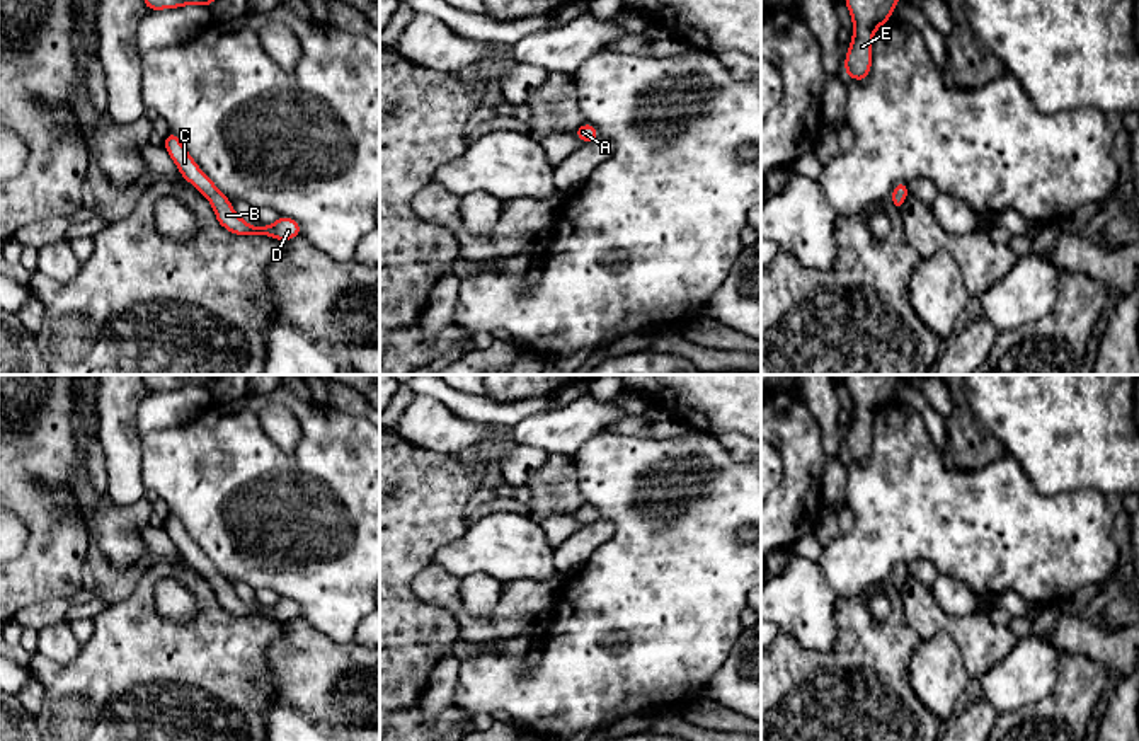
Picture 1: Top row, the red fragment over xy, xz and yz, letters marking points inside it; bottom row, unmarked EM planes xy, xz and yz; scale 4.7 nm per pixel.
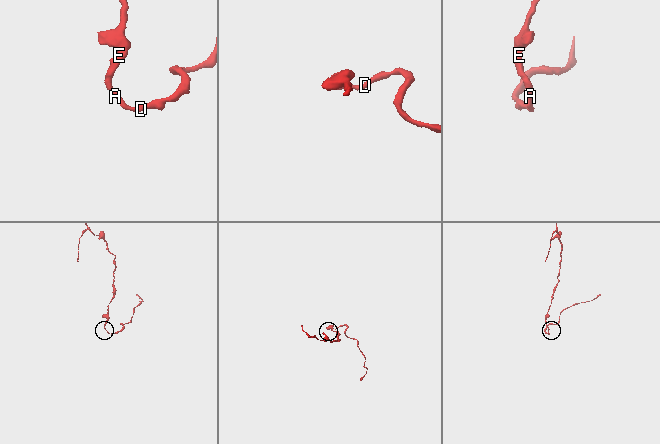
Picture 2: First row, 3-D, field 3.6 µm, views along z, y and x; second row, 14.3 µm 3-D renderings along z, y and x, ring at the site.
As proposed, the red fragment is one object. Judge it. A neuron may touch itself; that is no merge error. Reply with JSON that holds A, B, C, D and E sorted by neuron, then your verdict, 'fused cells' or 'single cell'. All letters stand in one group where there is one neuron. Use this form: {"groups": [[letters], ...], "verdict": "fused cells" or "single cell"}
{"groups": [["A", "B", "C", "D", "E"]], "verdict": "single cell"}

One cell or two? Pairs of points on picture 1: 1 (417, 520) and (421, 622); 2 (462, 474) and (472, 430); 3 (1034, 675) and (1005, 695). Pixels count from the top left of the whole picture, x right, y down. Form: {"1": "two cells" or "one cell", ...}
{"1": "one cell", "2": "two cells", "3": "one cell"}

